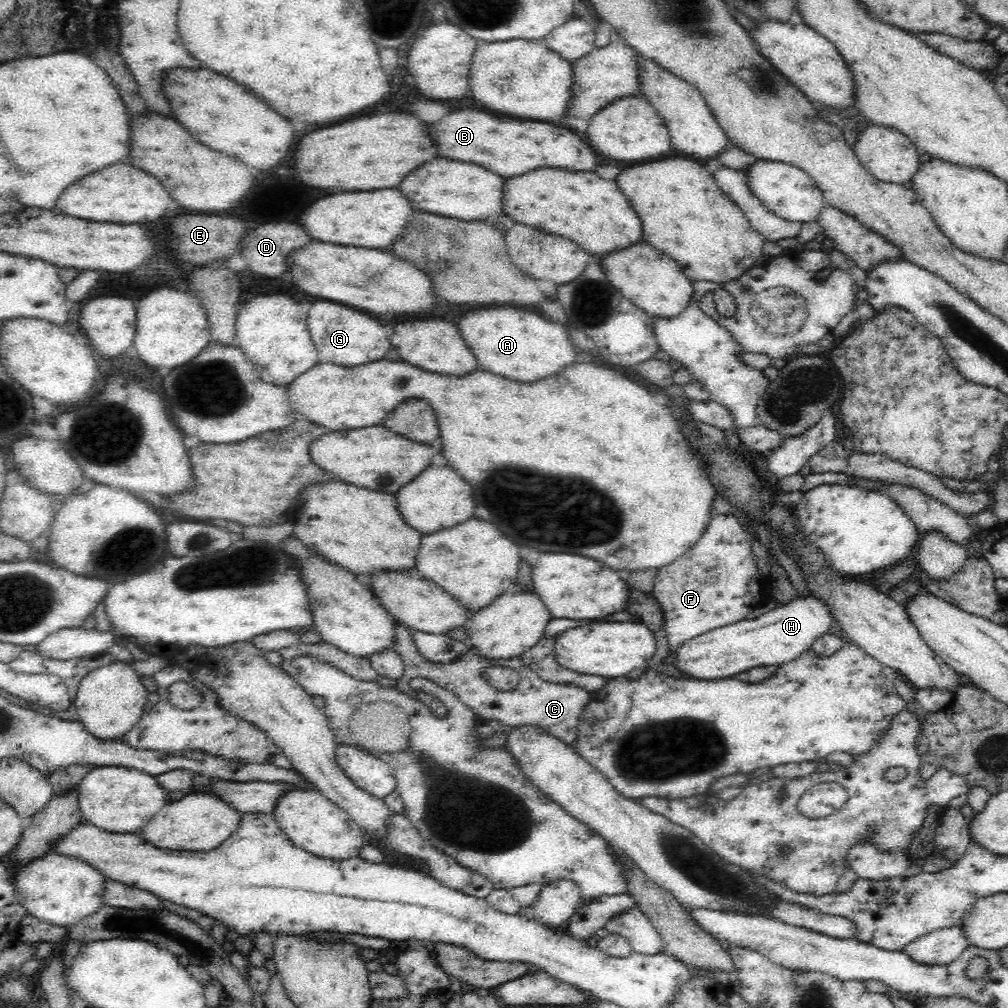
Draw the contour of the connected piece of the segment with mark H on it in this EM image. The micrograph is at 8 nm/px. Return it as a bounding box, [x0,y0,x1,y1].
[674,594,834,680]

